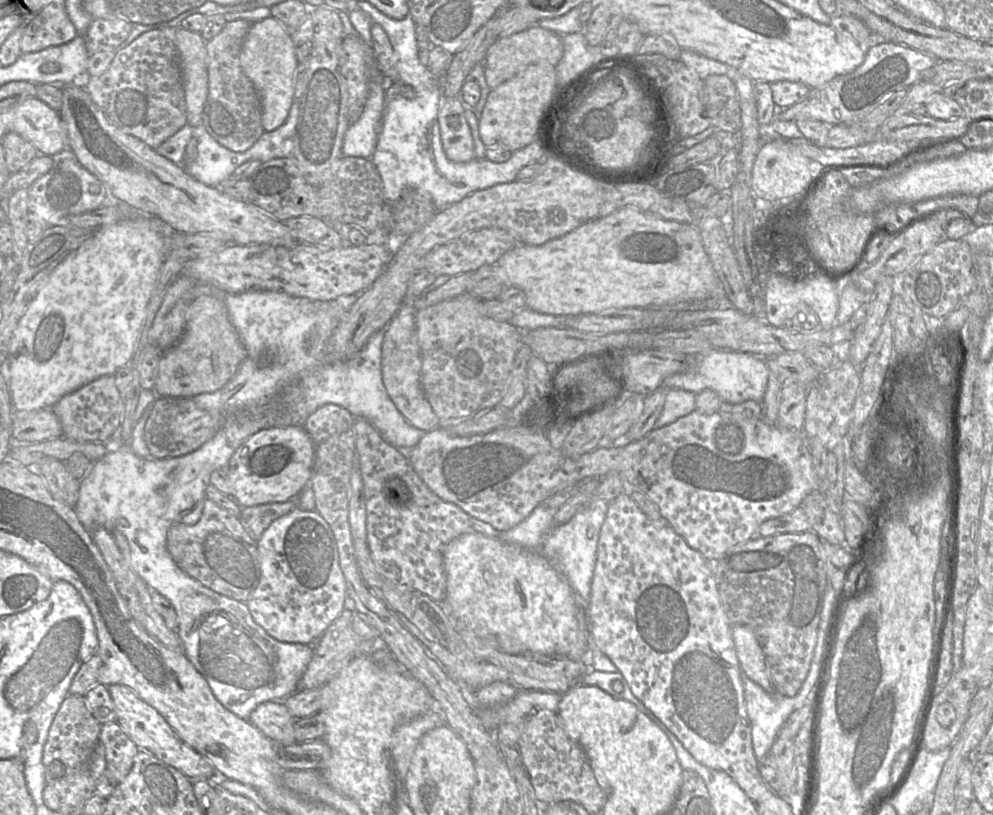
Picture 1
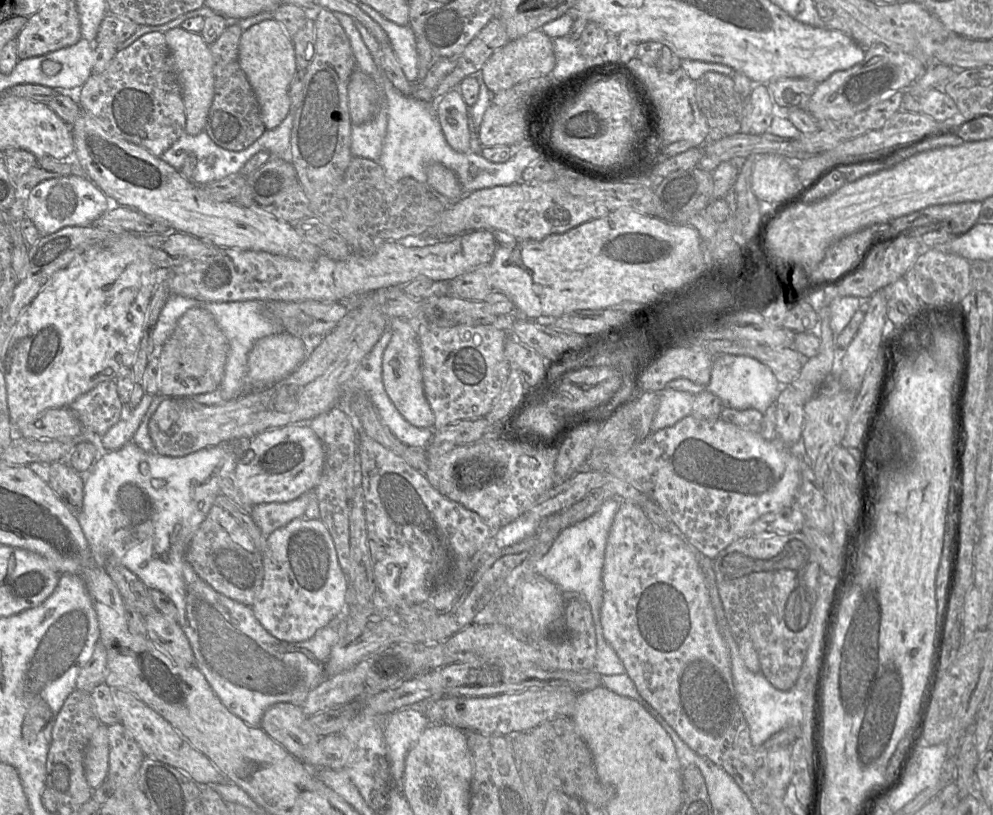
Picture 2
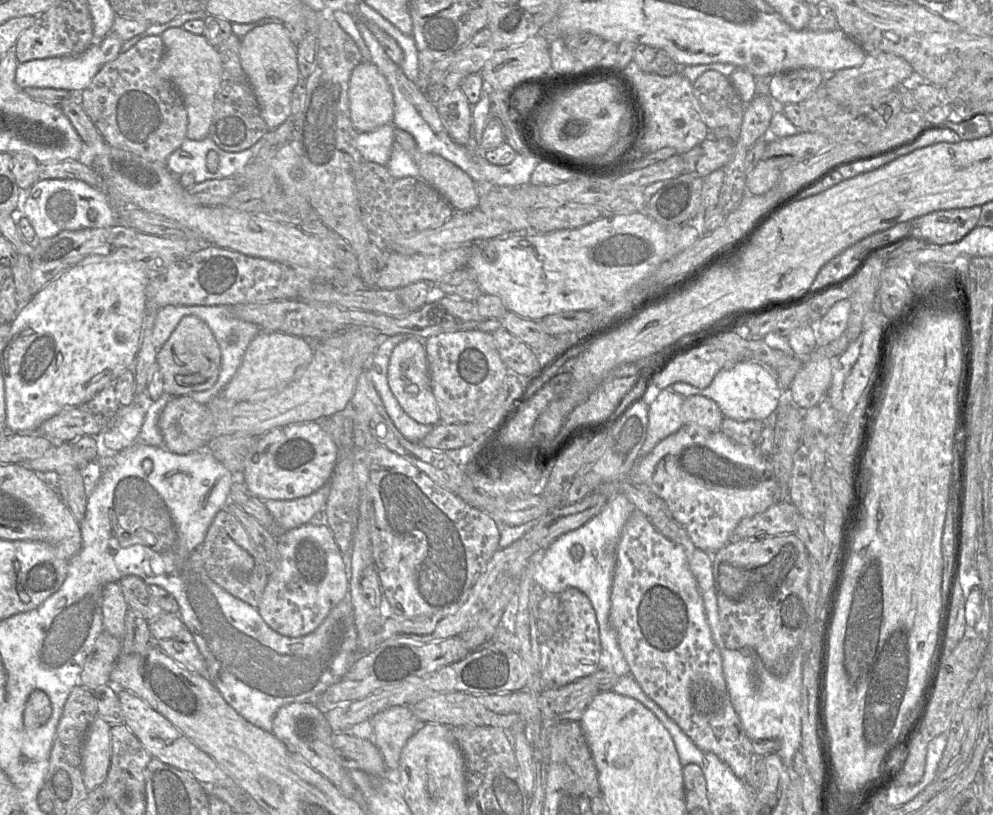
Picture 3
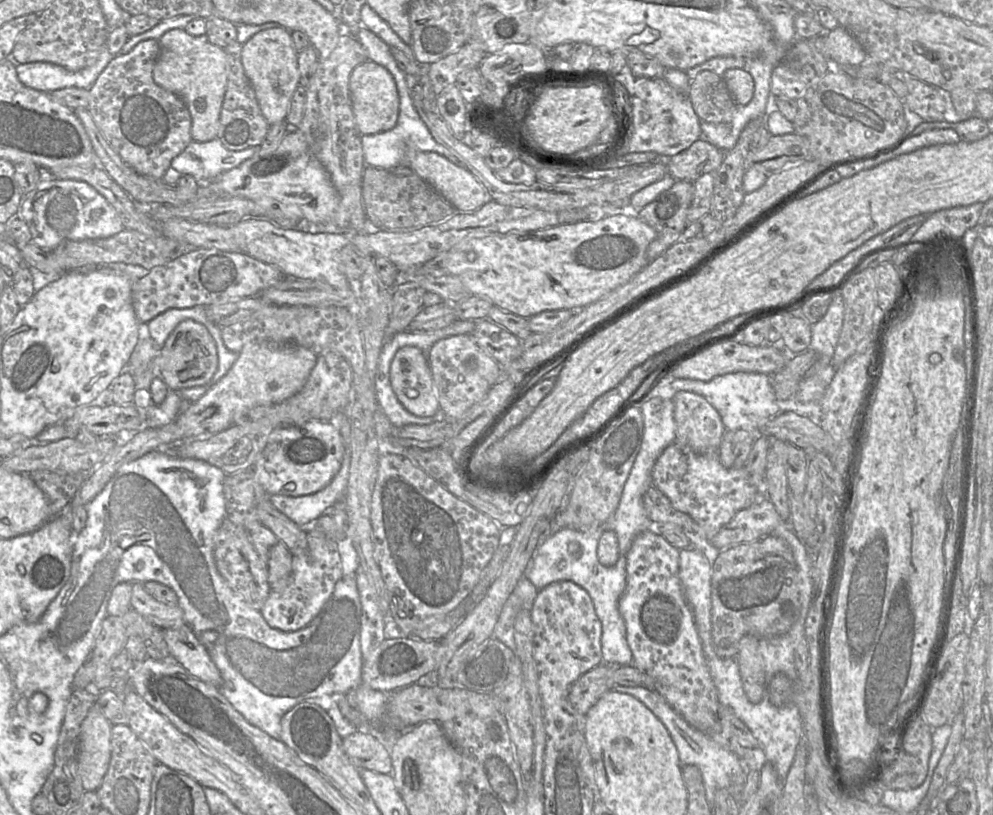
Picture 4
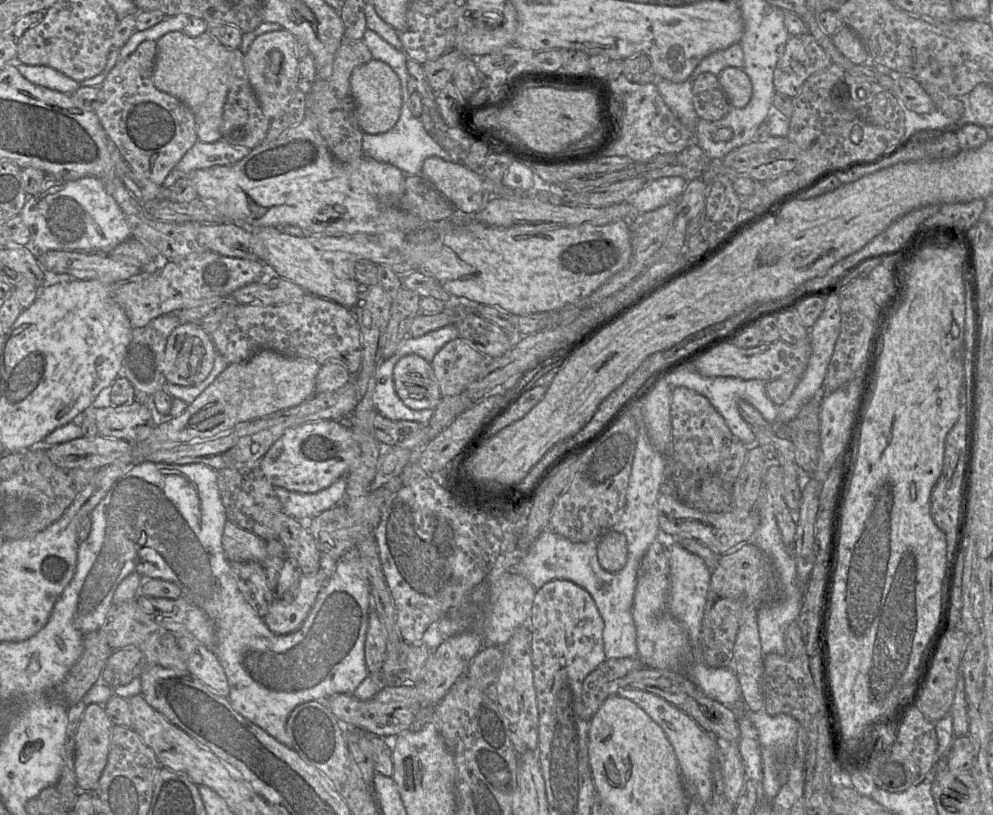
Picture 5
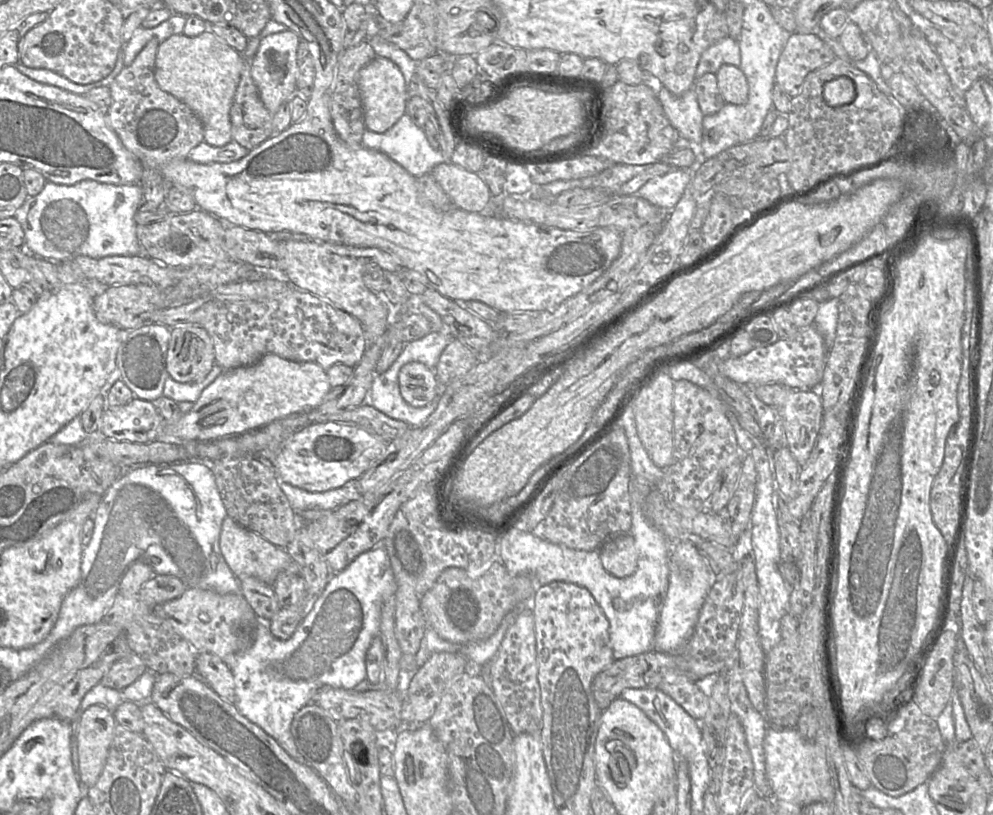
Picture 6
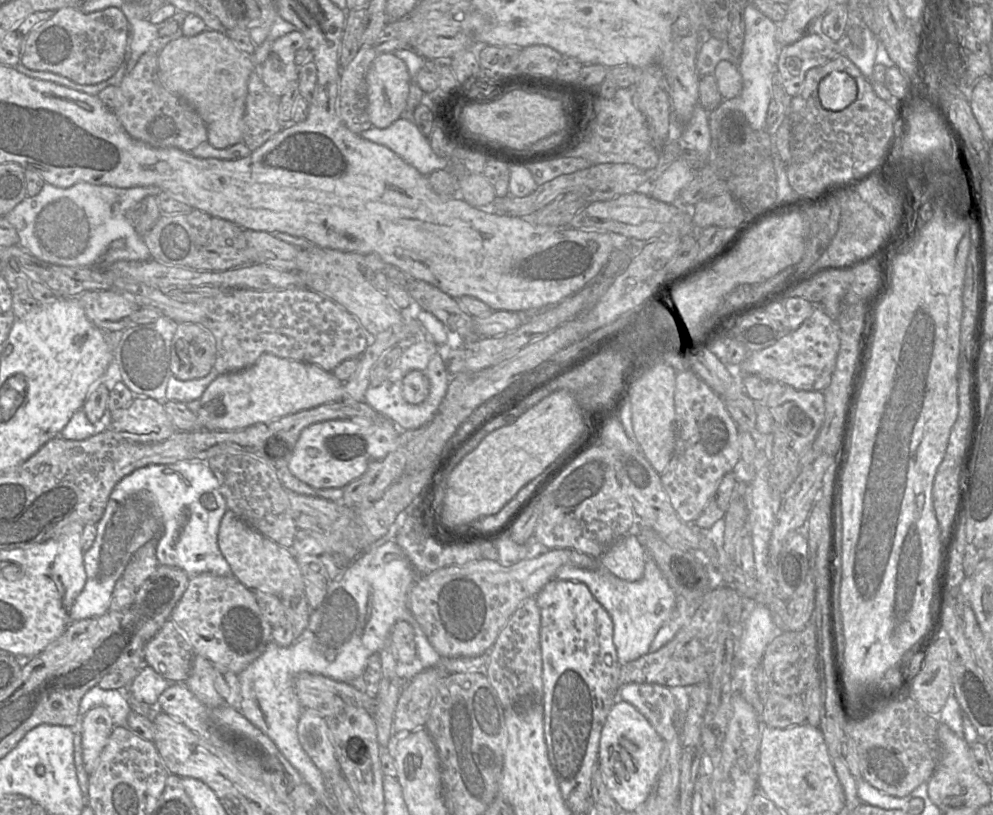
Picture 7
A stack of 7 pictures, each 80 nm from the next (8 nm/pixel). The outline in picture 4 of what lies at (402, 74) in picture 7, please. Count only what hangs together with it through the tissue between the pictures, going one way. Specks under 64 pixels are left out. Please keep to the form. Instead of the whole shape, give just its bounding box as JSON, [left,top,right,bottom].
[349,60,399,135]

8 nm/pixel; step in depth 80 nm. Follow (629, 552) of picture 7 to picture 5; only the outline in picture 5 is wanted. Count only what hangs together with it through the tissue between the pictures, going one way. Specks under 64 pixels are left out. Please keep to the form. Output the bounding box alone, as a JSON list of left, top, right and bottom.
[597,530,628,571]

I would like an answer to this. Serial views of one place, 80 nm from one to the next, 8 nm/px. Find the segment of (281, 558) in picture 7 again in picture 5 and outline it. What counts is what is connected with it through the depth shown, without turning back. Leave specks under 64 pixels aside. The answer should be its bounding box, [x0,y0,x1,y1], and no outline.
[222,520,267,564]

